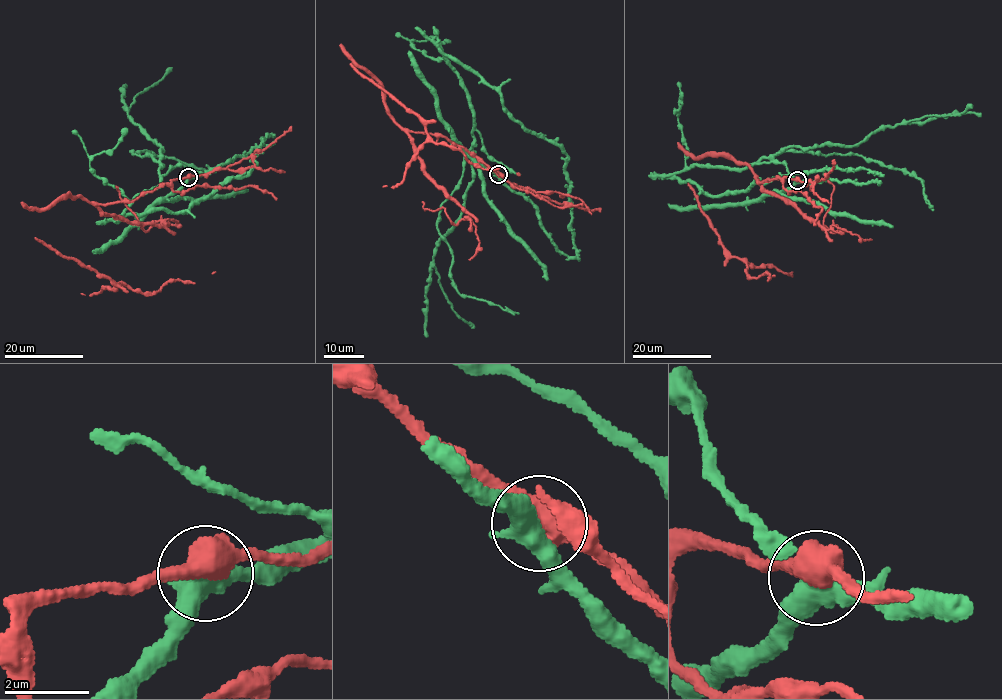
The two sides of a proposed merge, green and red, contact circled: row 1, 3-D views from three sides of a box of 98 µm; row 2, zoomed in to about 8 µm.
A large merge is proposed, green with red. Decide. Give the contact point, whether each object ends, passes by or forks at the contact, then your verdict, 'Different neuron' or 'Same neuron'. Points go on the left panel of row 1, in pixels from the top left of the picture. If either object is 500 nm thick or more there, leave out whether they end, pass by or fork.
Place: (188, 177). Same neuron

